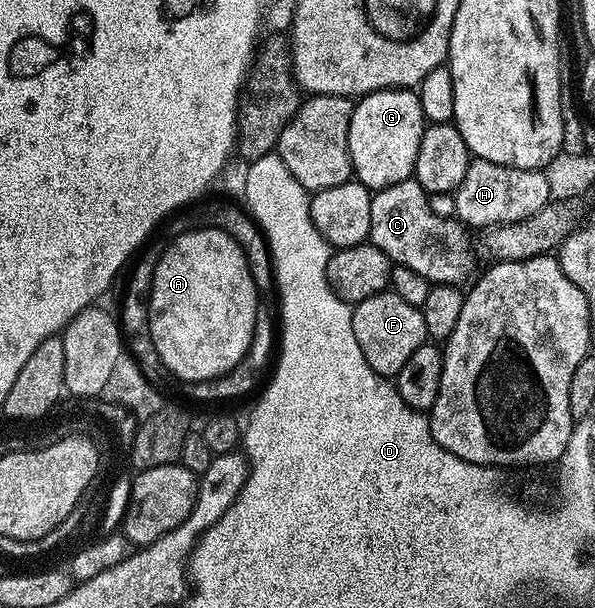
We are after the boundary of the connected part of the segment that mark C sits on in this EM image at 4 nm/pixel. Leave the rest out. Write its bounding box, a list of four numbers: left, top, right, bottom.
[369,176,472,284]

